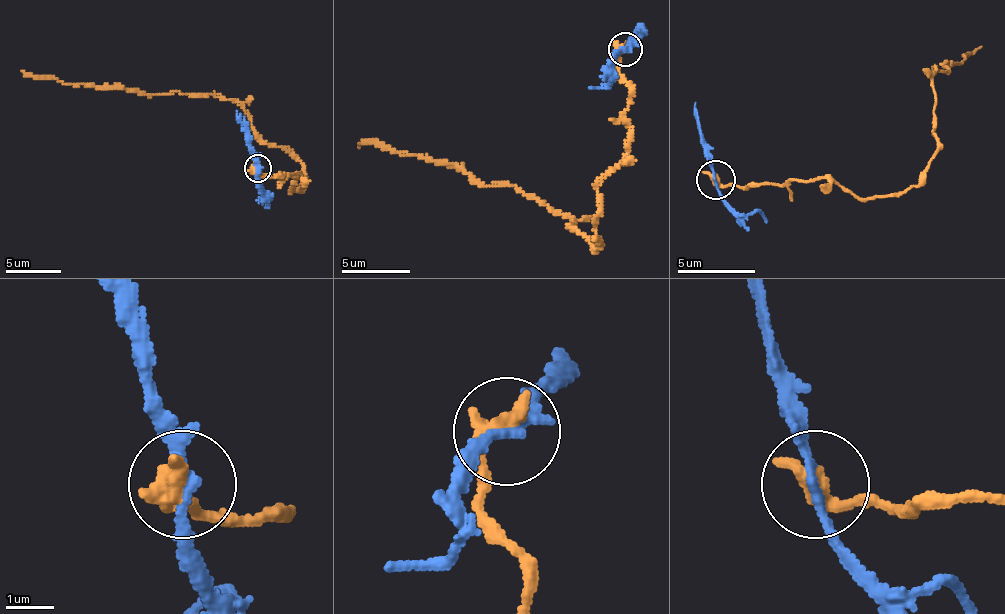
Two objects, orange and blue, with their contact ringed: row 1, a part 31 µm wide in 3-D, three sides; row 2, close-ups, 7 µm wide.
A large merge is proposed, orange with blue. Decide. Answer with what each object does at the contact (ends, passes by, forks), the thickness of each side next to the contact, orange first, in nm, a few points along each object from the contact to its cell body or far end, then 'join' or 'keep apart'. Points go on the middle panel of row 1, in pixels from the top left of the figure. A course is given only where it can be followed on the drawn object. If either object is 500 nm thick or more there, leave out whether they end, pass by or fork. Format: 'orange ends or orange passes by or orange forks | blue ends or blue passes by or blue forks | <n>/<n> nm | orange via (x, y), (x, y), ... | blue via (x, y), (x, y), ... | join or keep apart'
orange ends | blue passes by | 440/190 nm | orange via (625, 48), (629, 150), (600, 181), (598, 248), (511, 185), (359, 147) | blue via (625, 48), (646, 34), (643, 25) | keep apart

